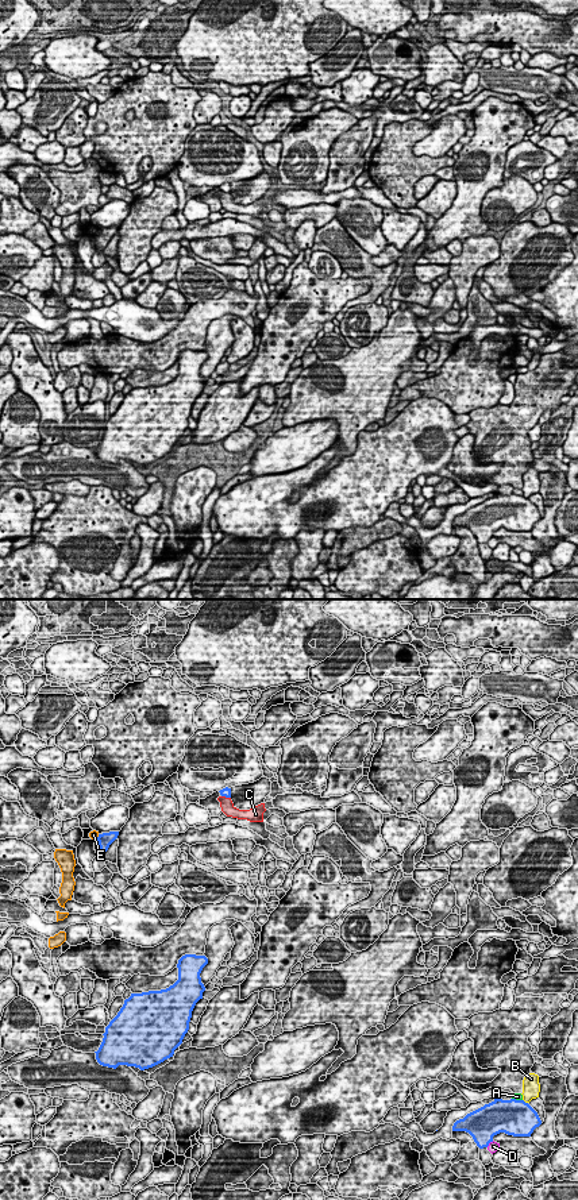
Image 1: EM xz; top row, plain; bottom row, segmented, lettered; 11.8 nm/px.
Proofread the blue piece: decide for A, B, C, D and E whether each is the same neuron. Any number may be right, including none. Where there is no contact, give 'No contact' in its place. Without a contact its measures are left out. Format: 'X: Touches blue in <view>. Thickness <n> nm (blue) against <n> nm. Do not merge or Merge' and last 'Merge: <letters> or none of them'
A: Touches blue in xz. Thickness 420 nm (blue) against 90 nm. Do not merge
B: Touches blue in xz. Thickness 420 nm (blue) against 220 nm. Do not merge
C: Touches blue in xz. Thickness 100 nm (blue) against 160 nm. Do not merge
D: Touches blue in xz. Thickness 380 nm (blue) against 130 nm. Do not merge
E: Touches blue in xz. Thickness 160 nm (blue) against 100 nm. Do not merge
Merge: none of them

